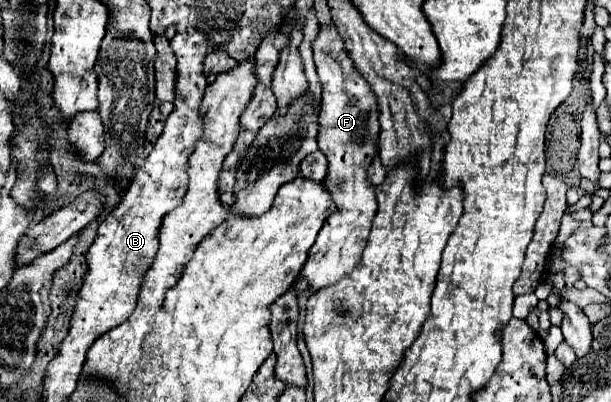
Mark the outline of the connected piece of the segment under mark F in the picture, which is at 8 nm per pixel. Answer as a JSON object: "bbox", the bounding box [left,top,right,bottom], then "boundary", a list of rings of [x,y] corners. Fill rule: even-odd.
{"bbox":[302,23,380,291],"boundary":[[[334,23],[320,25],[312,49],[316,71],[324,85],[322,109],[318,117],[318,149],[328,159],[328,173],[322,185],[336,205],[336,211],[324,221],[316,243],[310,247],[308,261],[302,269],[304,281],[312,291],[316,291],[328,283],[336,283],[340,275],[352,271],[352,267],[360,261],[360,251],[368,239],[370,223],[378,209],[374,187],[368,181],[368,167],[372,165],[378,147],[380,111],[372,87],[354,67],[344,47],[344,39]]]}

